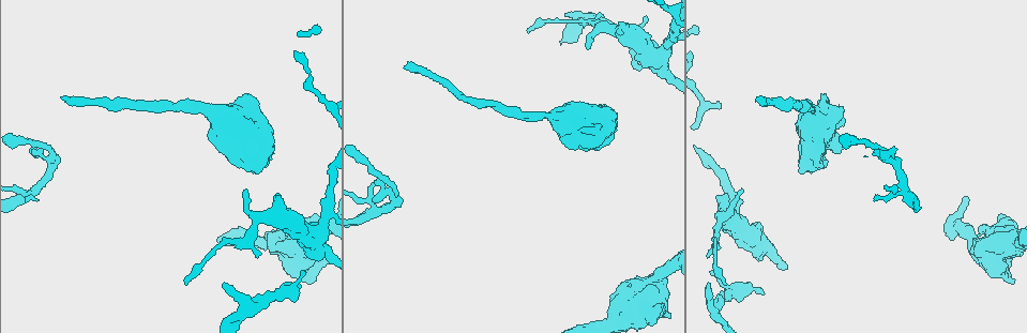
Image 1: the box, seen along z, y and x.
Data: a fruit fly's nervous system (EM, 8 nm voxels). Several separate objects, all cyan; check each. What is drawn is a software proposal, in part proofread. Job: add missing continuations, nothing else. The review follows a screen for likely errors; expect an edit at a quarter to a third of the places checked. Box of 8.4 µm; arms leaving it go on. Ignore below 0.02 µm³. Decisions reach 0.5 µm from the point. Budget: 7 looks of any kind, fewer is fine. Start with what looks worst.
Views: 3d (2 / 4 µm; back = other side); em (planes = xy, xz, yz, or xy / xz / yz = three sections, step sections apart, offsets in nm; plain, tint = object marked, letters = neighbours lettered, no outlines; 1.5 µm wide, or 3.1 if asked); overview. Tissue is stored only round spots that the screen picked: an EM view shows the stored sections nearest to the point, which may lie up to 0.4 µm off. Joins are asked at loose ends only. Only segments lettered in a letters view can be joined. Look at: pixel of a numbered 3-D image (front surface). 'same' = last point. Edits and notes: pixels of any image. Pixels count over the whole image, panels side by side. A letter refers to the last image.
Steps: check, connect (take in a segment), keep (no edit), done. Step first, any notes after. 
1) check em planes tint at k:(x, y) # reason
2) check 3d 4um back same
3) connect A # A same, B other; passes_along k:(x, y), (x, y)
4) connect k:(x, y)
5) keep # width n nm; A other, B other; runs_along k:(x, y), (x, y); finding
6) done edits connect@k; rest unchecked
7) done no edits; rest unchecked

check em planes letters at 1:(765, 293) # an open end

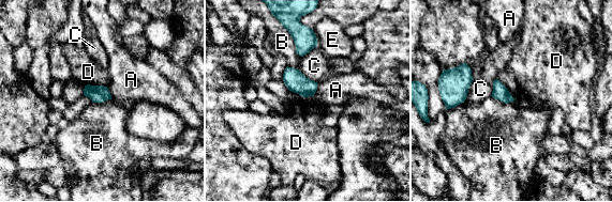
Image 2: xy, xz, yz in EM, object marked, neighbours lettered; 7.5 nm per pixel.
keep # A other, B other, C other, D other, E other; border 2:(285, 29), (300, 57); no lettered segment goes on from it

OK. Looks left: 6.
check em xz step 8 plain at 1:(761, 98) # long arm stops here

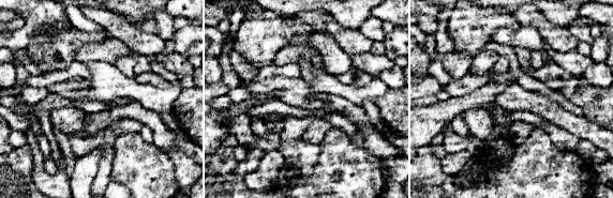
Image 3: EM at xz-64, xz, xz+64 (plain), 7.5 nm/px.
check em xz step 8 letters same

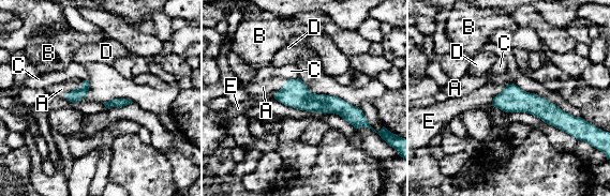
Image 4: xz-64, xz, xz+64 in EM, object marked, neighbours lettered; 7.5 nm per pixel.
connect A # A same, B other, C other, D other, E other; it goes on there

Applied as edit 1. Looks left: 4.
check overview

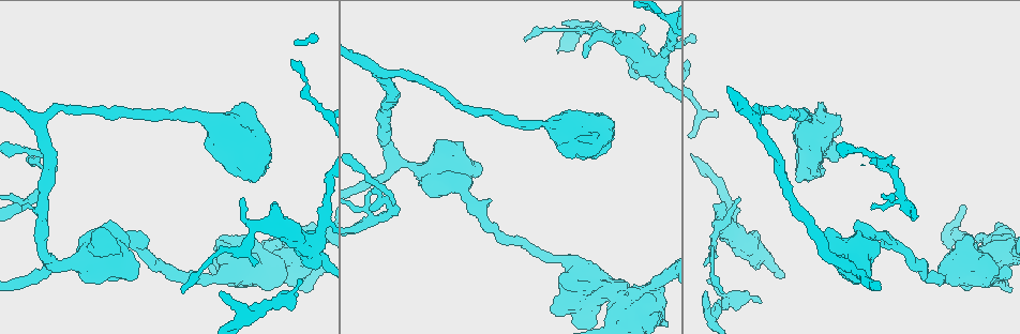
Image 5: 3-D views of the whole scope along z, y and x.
check em yz step 4 plain at 5:(584, 56) # an open end

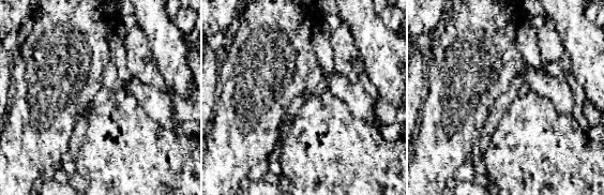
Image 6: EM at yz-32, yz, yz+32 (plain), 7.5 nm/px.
check em yz step 4 letters same

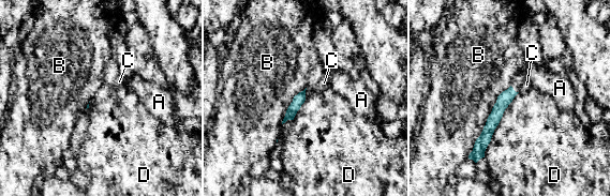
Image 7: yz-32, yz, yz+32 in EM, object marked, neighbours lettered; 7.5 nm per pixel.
keep # A other, B other, C other, D other; border 7:(518, 92), (505, 109), (484, 156); no lettered segment goes on from it

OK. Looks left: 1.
done edits connect@4; rest unchecked

